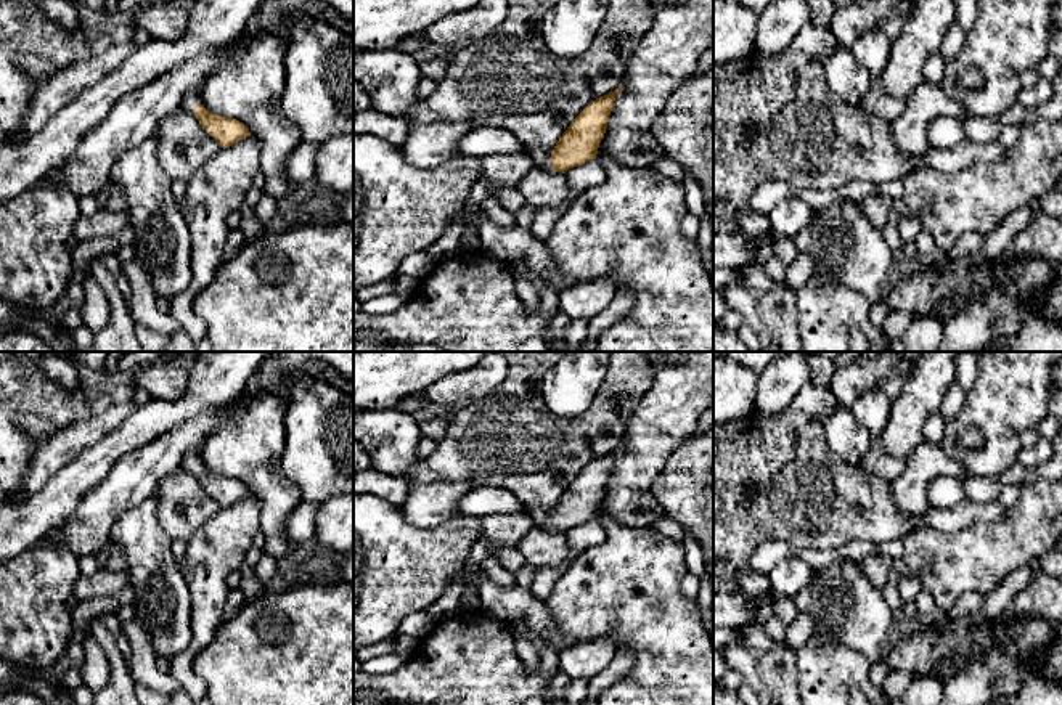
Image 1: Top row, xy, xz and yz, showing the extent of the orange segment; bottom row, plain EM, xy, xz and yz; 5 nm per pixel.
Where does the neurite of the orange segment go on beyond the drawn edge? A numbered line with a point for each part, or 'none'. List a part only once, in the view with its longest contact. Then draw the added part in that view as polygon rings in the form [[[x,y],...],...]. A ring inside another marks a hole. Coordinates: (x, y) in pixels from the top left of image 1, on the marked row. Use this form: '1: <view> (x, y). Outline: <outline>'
1: xy (191, 98). Outline: [[[188,92],[188,93],[183,96],[183,100],[182,100],[180,109],[194,114],[194,108],[196,108],[198,104],[202,104],[202,100],[201,100],[199,93],[196,93],[196,92]]]

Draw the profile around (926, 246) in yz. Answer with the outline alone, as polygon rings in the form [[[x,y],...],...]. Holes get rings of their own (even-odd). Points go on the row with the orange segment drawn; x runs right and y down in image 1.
[[[924,228],[919,231],[919,234],[917,234],[914,242],[916,242],[919,260],[927,260],[927,259],[930,259],[930,257],[938,254],[933,238]]]

